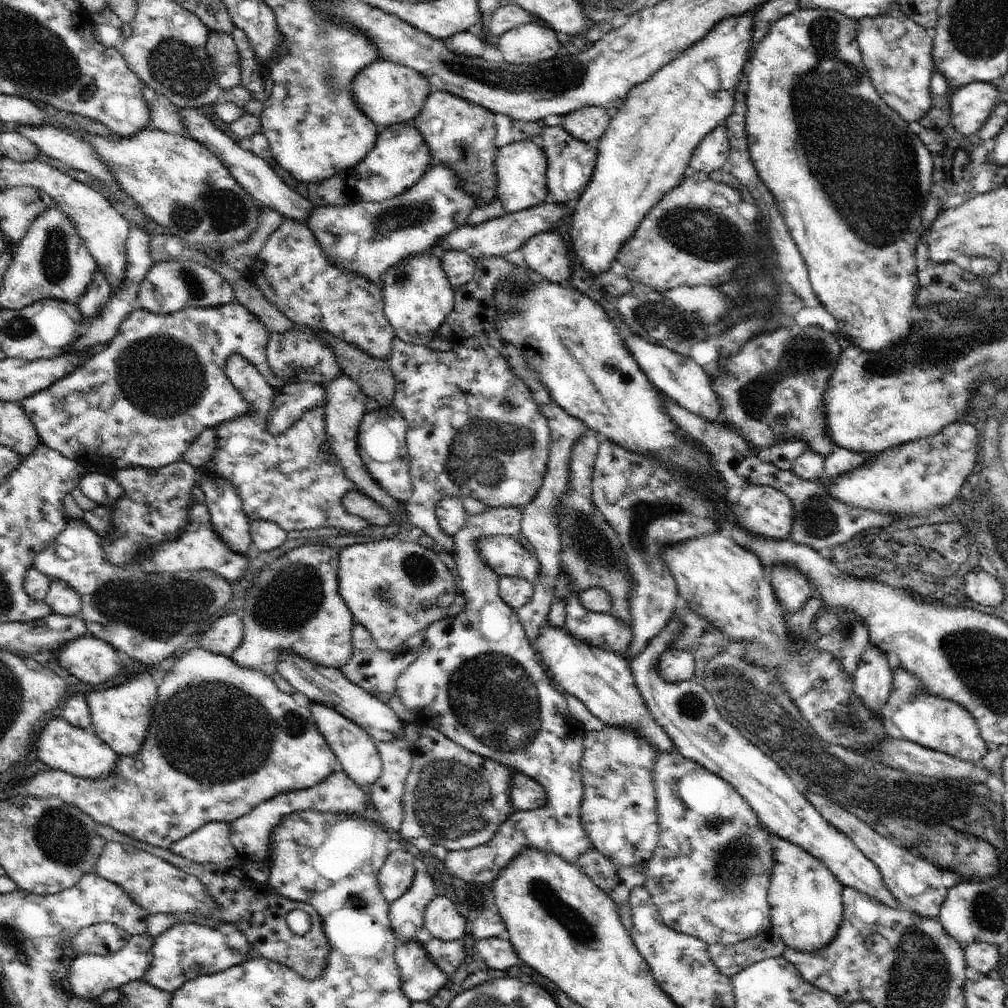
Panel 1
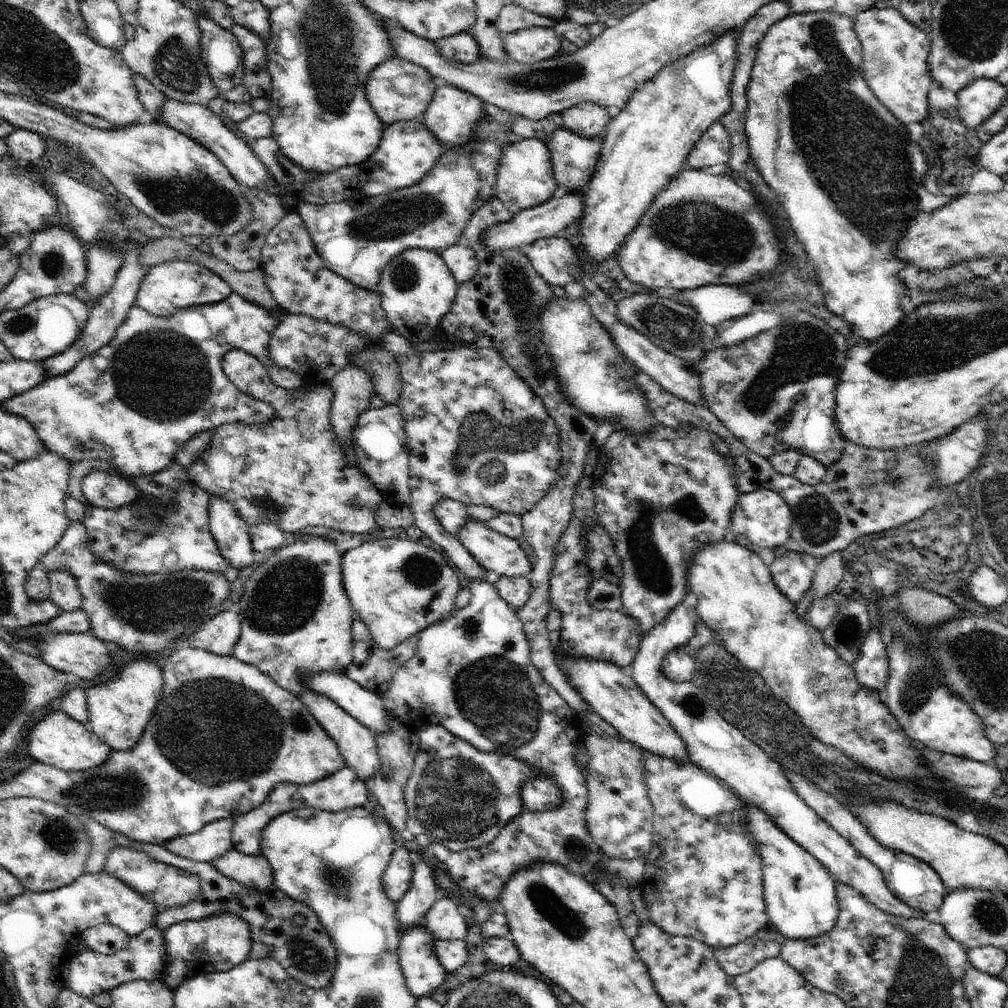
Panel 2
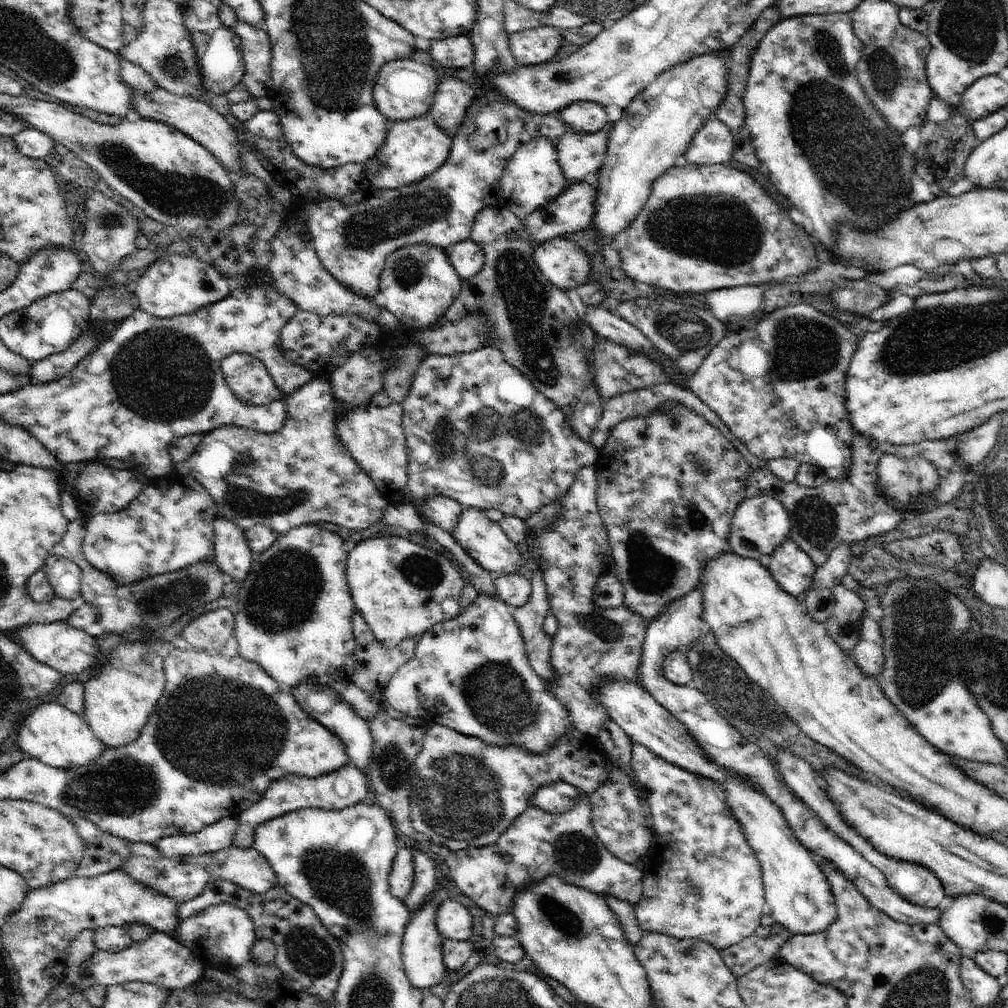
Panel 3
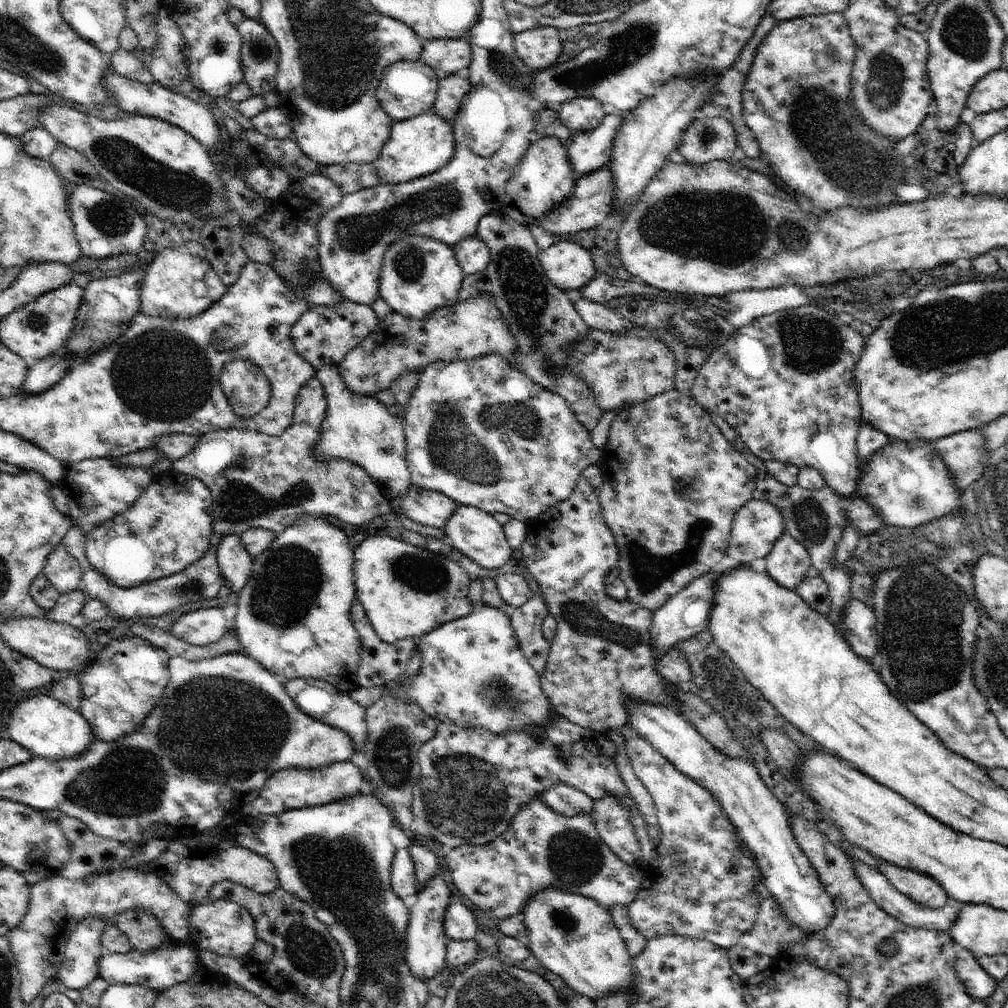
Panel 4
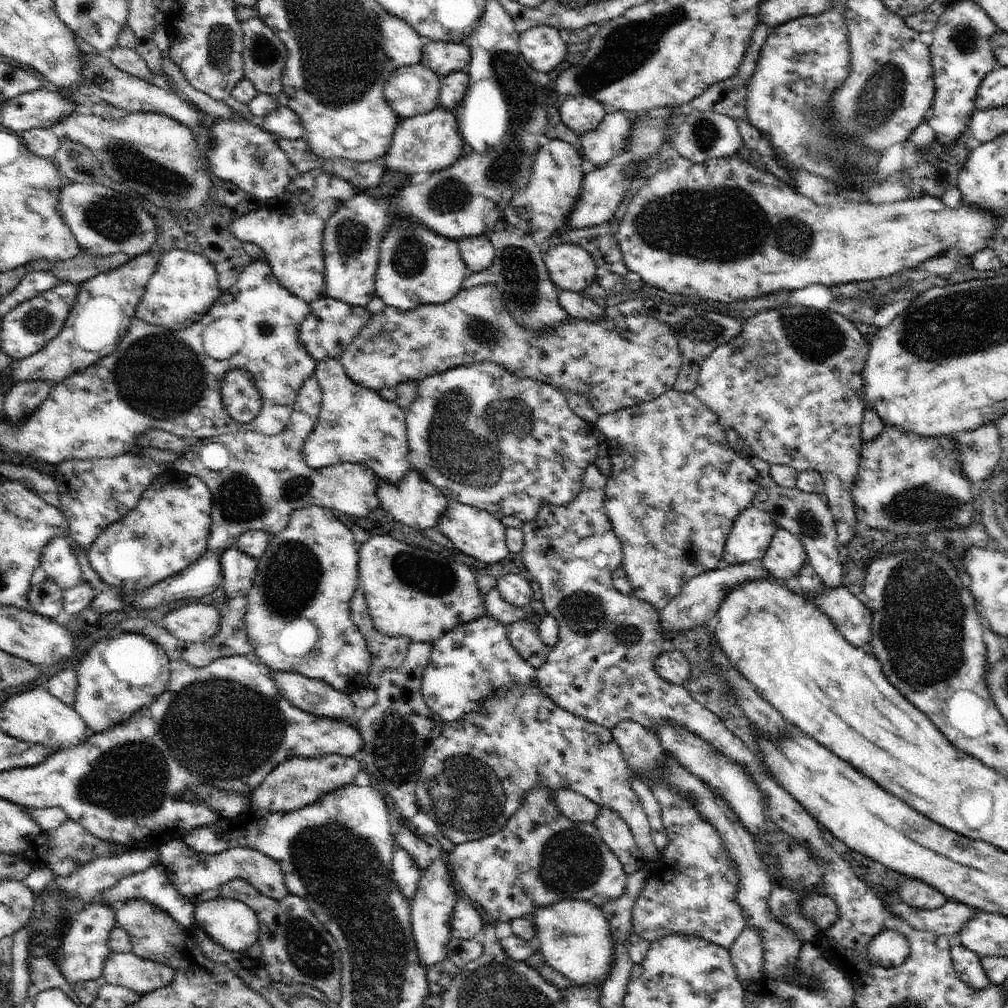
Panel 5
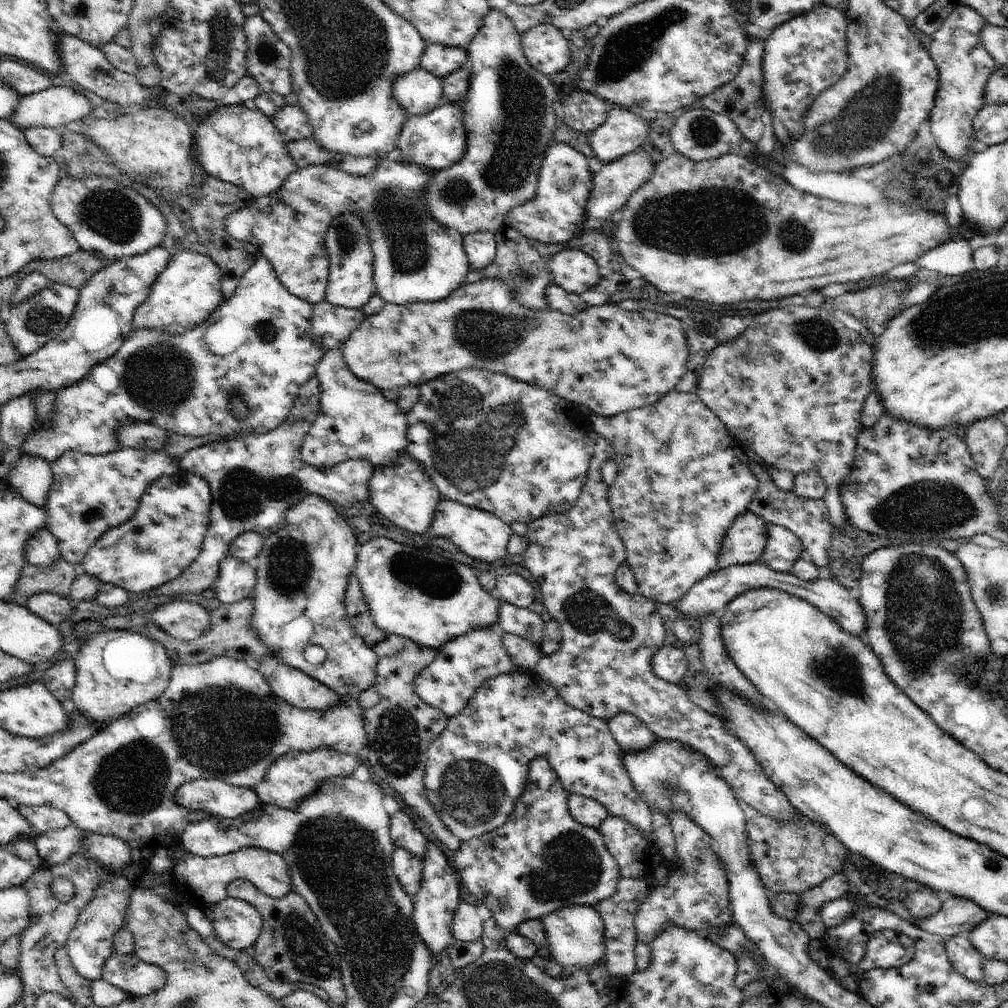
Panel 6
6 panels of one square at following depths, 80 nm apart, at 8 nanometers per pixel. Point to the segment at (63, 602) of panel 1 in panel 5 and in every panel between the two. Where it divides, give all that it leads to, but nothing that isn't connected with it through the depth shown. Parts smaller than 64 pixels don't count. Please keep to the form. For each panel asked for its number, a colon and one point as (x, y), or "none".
2: (65, 592)
3: (64, 575)
4: (61, 569)
5: (58, 561)

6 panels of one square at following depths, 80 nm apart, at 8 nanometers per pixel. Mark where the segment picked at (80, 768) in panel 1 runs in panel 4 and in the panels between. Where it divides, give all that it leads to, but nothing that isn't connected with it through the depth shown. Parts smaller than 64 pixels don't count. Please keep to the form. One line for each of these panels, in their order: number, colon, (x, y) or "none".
2: (59, 740)
3: (57, 736)
4: (47, 728)

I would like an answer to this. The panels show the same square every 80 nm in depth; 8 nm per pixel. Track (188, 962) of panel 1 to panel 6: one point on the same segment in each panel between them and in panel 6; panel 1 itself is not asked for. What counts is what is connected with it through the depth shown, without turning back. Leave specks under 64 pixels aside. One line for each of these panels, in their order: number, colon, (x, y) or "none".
2: (220, 942)
3: (221, 936)
4: (223, 926)
5: (230, 923)
6: (238, 924)

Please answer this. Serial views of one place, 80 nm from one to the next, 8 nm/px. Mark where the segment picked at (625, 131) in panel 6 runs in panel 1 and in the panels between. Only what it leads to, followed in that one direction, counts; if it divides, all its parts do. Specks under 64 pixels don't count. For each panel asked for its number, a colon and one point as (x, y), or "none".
1: (571, 162)
2: (573, 158)
3: (580, 155)
4: (588, 151)
5: (607, 143)

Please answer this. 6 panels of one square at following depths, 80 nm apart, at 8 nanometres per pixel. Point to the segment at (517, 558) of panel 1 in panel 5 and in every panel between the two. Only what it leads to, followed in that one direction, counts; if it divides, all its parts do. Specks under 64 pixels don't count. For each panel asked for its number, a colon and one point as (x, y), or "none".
2: (494, 551)
3: (482, 539)
4: (477, 534)
5: (474, 532)

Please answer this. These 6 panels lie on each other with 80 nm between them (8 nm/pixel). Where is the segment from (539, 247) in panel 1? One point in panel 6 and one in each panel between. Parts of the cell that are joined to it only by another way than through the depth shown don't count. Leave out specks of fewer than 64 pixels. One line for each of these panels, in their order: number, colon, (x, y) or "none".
2: (555, 259)
3: (562, 262)
4: (569, 266)
5: (571, 268)
6: (575, 271)

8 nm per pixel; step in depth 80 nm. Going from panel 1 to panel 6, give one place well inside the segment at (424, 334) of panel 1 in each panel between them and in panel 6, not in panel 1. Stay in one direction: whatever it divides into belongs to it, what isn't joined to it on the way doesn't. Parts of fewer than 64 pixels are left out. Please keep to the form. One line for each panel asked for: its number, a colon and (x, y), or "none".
2: (416, 289)
3: (418, 284)
4: (419, 274)
5: (417, 266)
6: (416, 259)

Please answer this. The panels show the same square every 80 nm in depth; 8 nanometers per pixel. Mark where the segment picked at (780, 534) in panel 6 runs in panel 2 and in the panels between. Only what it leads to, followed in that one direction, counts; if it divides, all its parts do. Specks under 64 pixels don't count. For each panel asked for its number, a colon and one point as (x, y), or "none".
2: (792, 576)
3: (790, 566)
4: (788, 563)
5: (784, 557)

